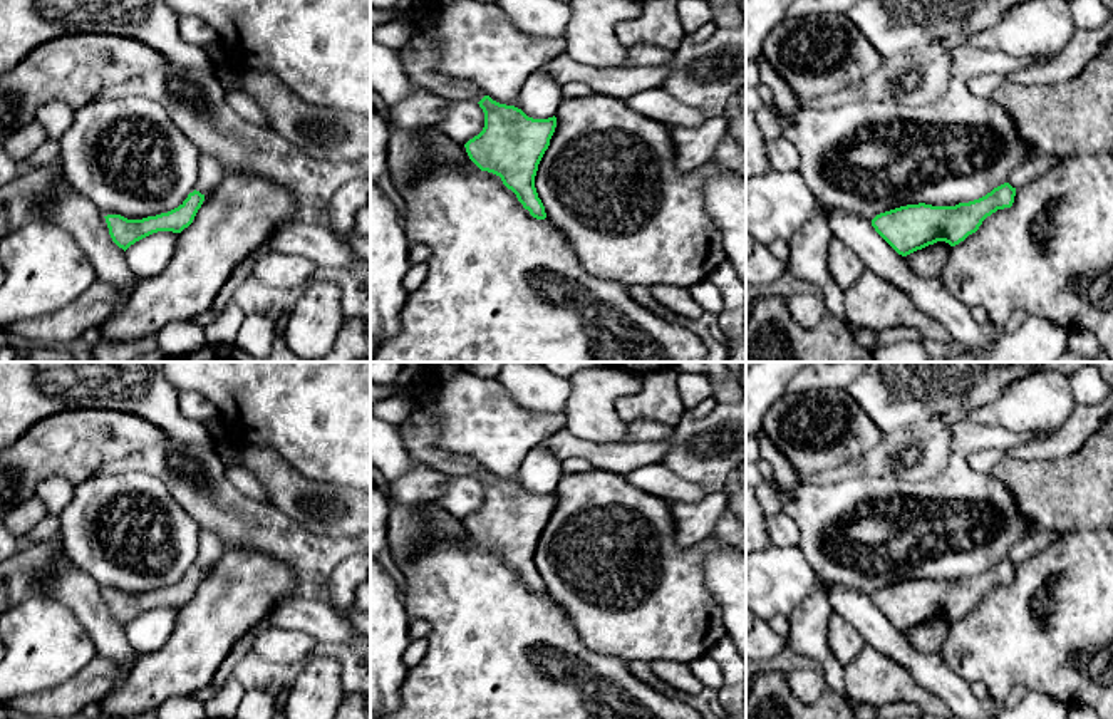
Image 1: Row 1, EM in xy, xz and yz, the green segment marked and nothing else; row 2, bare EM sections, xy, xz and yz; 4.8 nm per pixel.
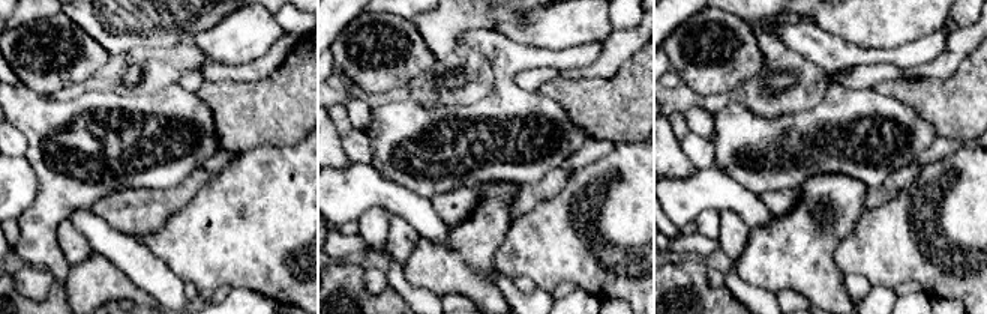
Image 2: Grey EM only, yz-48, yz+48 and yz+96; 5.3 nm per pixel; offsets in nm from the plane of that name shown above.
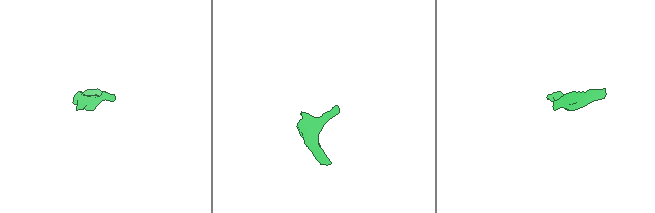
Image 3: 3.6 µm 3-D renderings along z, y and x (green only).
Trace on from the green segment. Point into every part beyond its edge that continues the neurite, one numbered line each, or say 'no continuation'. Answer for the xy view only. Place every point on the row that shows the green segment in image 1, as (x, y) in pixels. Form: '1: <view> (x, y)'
no continuation

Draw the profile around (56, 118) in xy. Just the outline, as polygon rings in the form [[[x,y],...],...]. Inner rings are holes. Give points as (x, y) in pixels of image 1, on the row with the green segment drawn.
[[[50,102],[39,109],[35,119],[45,127],[49,139],[60,139],[70,127],[75,109],[64,102]]]

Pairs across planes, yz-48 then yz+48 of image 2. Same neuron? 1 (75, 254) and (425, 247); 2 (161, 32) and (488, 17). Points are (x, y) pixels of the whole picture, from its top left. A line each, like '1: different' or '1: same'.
1: different
2: same

